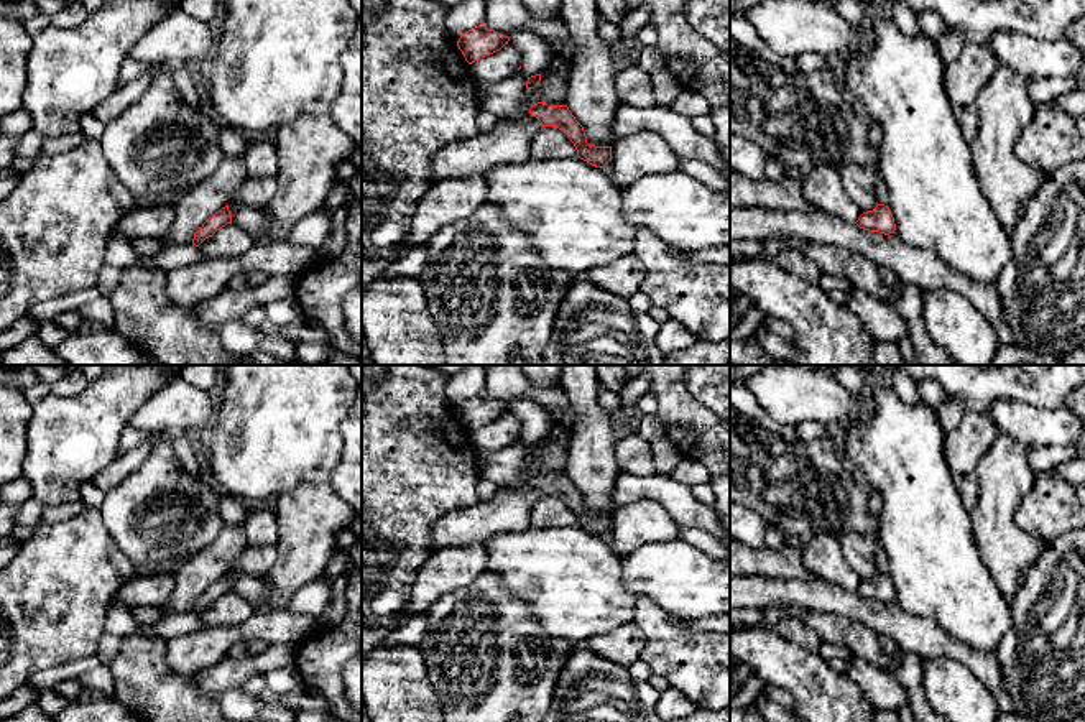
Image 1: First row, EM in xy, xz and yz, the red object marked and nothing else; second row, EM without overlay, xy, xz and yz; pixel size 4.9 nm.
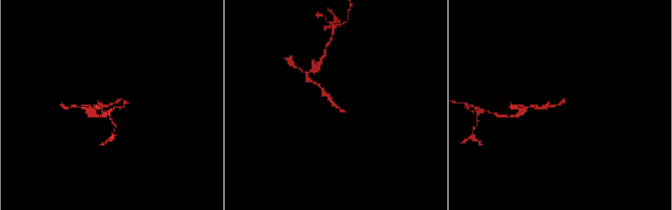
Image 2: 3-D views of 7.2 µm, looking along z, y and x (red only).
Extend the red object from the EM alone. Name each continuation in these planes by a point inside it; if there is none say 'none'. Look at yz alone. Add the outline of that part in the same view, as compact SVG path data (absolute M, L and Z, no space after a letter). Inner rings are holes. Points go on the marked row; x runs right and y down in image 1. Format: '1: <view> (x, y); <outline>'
none

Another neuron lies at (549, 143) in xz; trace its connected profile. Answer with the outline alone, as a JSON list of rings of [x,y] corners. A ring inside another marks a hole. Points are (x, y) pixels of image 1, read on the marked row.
[[[542,127],[529,145],[529,160],[574,158],[577,150],[557,127]]]

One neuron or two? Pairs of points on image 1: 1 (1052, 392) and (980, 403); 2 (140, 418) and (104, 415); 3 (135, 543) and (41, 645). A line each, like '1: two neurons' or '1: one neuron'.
1: one neuron
2: two neurons
3: two neurons

